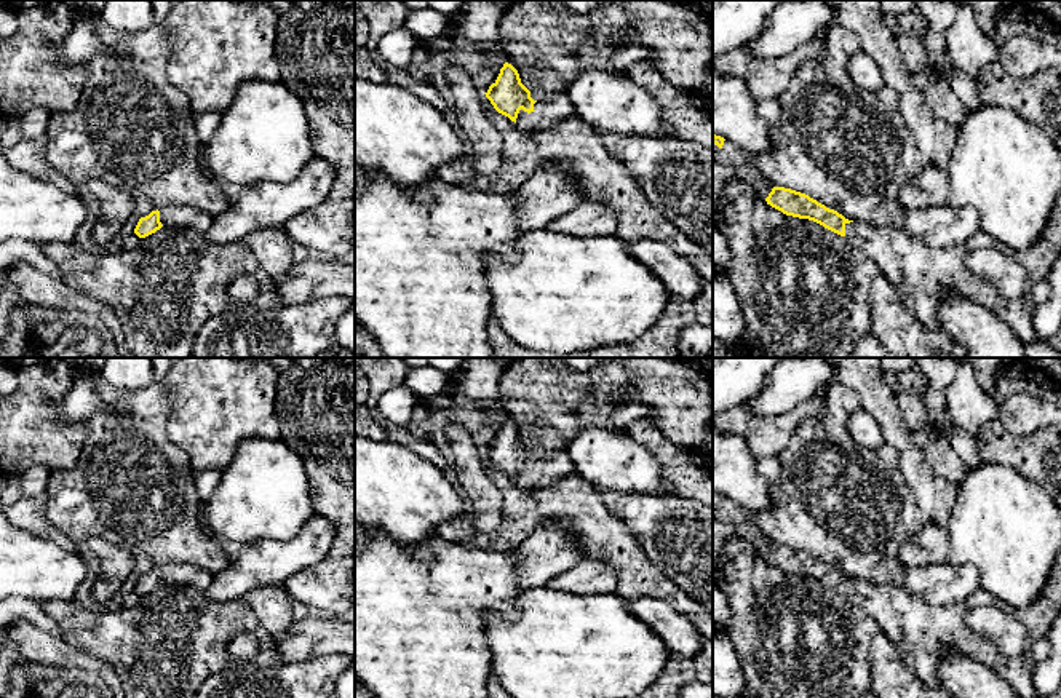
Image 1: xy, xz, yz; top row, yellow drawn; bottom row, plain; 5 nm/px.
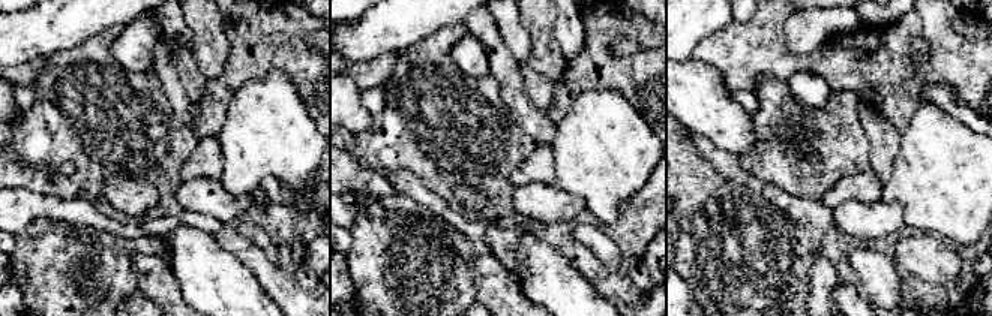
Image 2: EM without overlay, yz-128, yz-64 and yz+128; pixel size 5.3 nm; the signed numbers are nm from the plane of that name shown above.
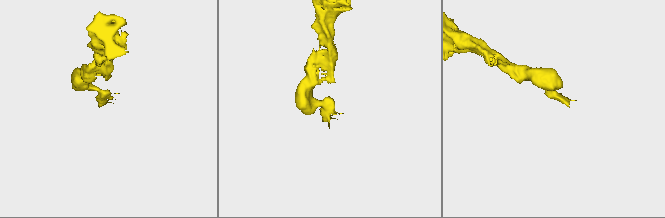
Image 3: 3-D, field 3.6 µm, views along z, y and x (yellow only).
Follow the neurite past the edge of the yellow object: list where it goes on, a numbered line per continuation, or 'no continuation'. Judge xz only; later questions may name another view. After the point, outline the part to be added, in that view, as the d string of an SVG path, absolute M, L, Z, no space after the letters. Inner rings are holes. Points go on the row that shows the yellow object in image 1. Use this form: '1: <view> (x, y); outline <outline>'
1: xz (548, 112); outline M558 93L546 101L537 101L530 113L521 109L516 118L516 125L523 131L538 131L550 128L570 115L574 115L574 105L567 93Z

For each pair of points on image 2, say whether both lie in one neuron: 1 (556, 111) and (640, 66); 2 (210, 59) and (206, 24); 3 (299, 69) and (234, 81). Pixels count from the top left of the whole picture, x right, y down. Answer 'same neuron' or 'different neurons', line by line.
1: same neuron
2: same neuron
3: same neuron

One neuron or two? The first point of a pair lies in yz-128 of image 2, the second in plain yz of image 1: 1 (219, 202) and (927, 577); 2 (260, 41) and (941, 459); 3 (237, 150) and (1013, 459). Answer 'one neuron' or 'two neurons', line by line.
1: one neuron
2: two neurons
3: two neurons

